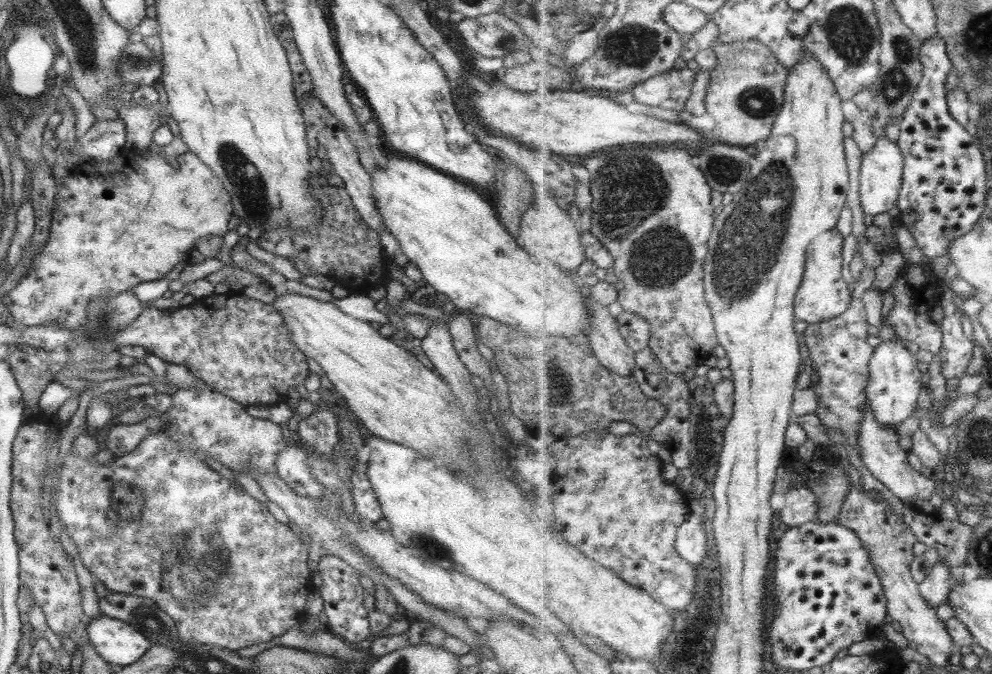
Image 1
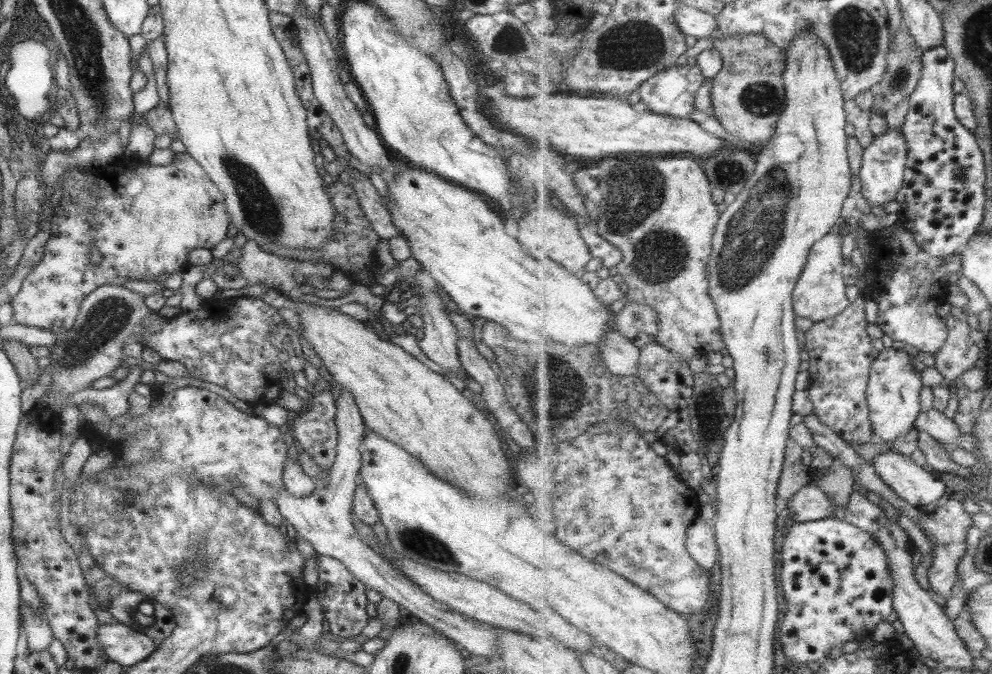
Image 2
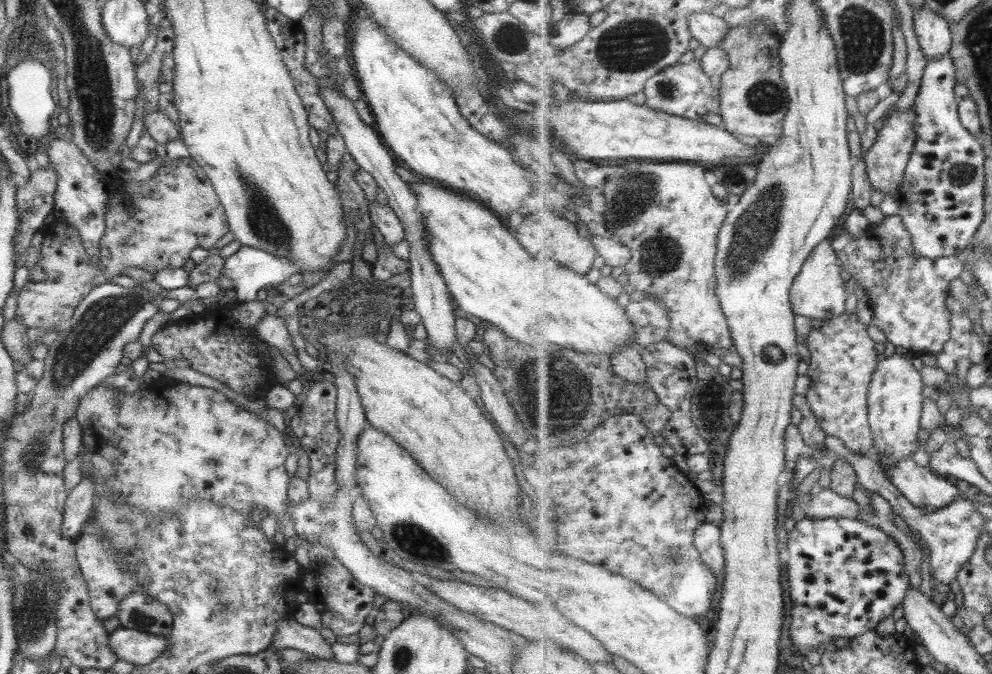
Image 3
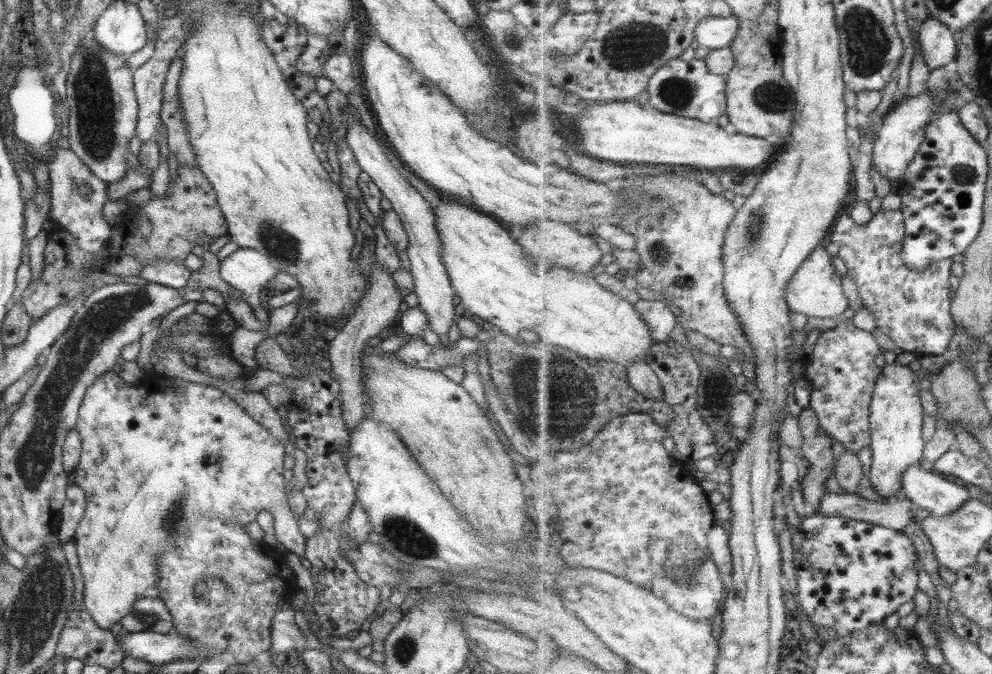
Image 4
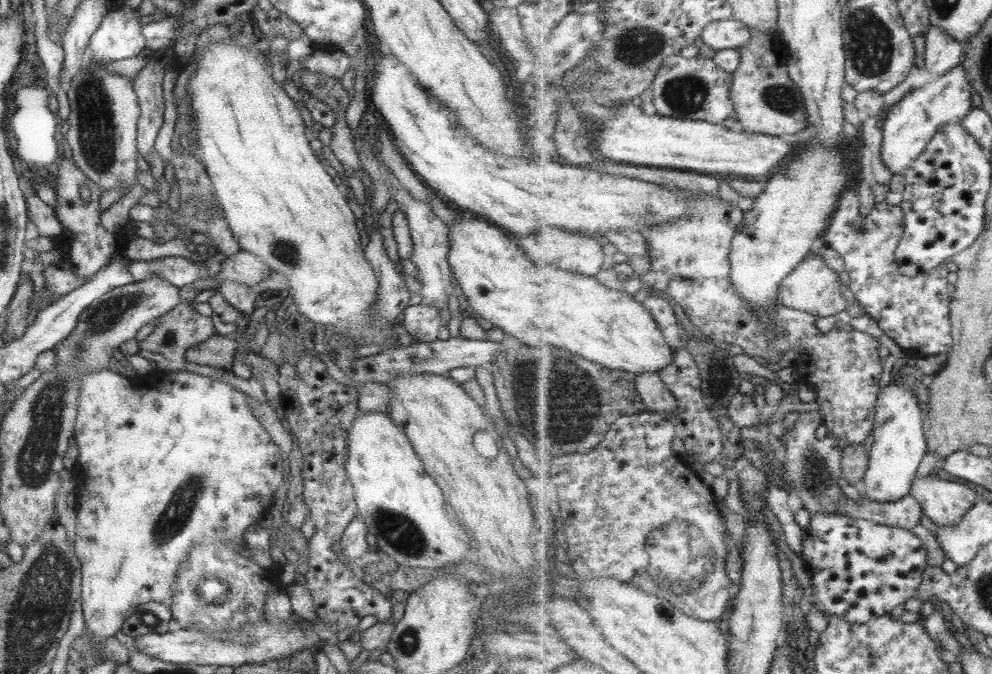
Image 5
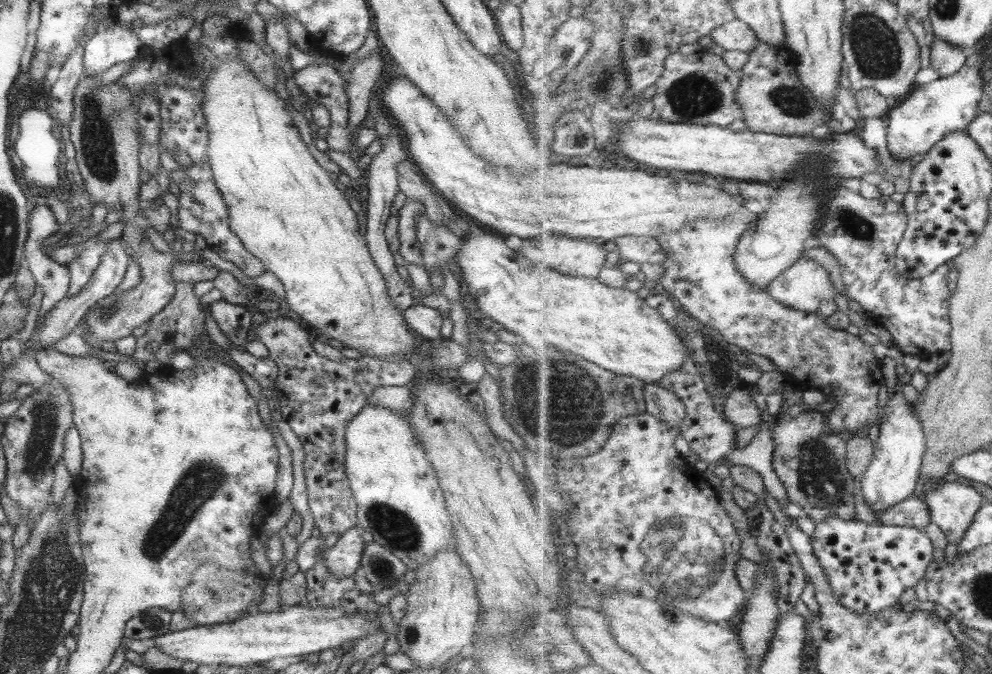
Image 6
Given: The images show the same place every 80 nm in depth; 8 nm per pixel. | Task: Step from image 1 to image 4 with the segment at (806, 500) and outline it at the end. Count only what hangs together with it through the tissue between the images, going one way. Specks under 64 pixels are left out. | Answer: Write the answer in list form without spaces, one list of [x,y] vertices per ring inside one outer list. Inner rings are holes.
[[[830,492],[822,498],[816,513],[869,521],[901,531],[907,524],[911,524],[915,509],[914,502],[907,496],[897,498],[895,502],[881,503],[857,494]]]

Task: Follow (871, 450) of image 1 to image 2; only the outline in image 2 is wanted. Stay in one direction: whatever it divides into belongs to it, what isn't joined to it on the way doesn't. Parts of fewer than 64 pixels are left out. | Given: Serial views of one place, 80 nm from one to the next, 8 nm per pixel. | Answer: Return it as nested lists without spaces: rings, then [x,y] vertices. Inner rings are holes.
[[[885,450],[879,453],[873,459],[873,465],[877,469],[877,474],[886,481],[886,483],[907,502],[913,506],[930,508],[932,504],[945,502],[945,492],[947,486],[945,482],[933,476],[933,472],[925,472],[921,466],[917,466],[912,456],[895,452],[894,450]]]

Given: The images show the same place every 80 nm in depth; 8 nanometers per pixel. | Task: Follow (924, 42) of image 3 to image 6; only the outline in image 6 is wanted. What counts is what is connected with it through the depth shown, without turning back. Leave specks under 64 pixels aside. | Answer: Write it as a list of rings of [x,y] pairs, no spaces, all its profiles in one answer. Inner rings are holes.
[[[936,36],[932,46],[931,67],[941,78],[953,76],[966,66],[969,51],[963,47],[952,45]]]

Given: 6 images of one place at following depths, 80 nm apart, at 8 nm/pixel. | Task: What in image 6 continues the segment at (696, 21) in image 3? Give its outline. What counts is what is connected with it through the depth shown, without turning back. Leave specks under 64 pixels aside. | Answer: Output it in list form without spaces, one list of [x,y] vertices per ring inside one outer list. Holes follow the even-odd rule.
[[[742,20],[722,24],[711,31],[710,38],[723,49],[749,52],[761,41],[757,33]]]

